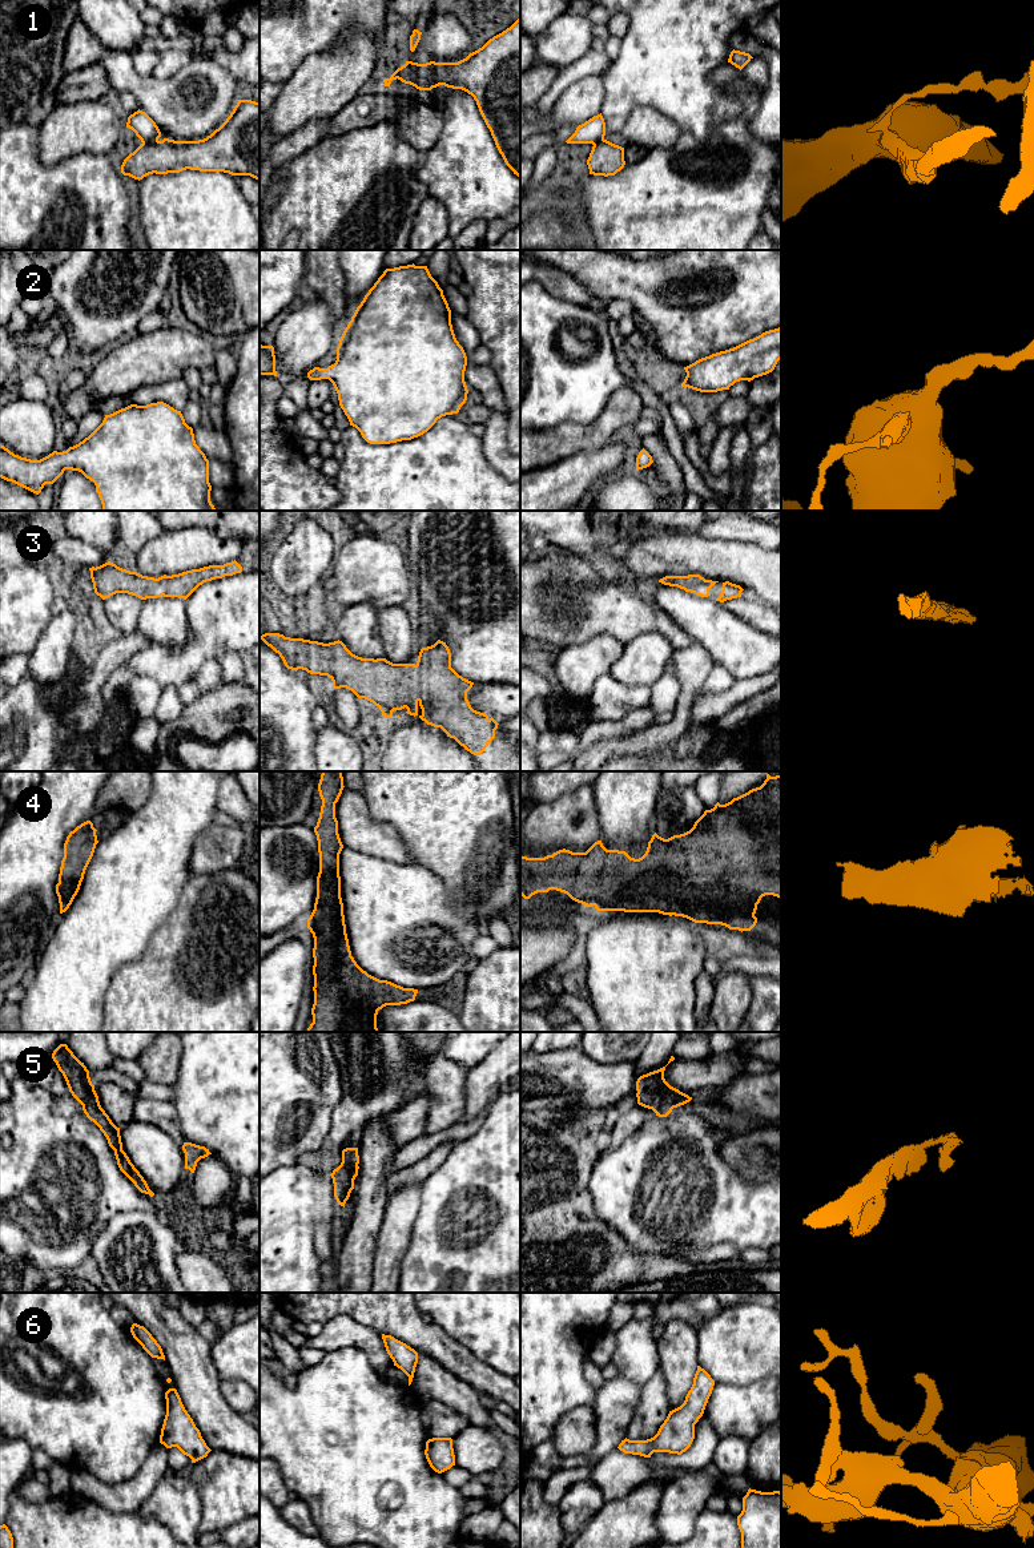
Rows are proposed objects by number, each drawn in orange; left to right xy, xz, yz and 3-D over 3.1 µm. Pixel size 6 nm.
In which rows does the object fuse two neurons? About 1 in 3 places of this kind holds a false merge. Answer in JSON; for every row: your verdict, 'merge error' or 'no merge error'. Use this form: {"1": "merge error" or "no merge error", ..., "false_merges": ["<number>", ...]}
{"1": "merge error", "2": "no merge error", "3": "no merge error", "4": "no merge error", "5": "no merge error", "6": "no merge error", "false_merges": ["1"]}

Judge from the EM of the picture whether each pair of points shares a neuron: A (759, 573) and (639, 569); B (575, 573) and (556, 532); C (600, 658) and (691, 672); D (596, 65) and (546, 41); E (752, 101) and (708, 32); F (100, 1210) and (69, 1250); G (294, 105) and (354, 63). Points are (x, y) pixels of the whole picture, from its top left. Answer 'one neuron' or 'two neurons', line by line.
A: one neuron
B: two neurons
C: two neurons
D: two neurons
E: two neurons
F: one neuron
G: one neuron

